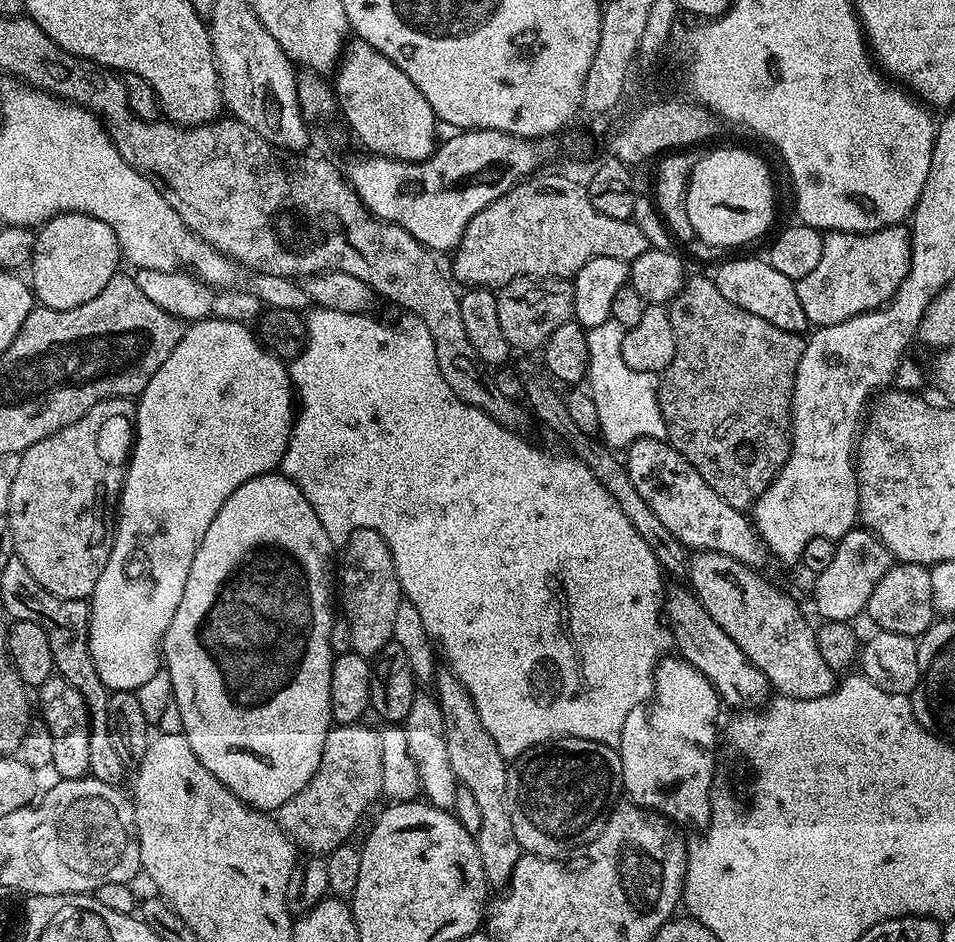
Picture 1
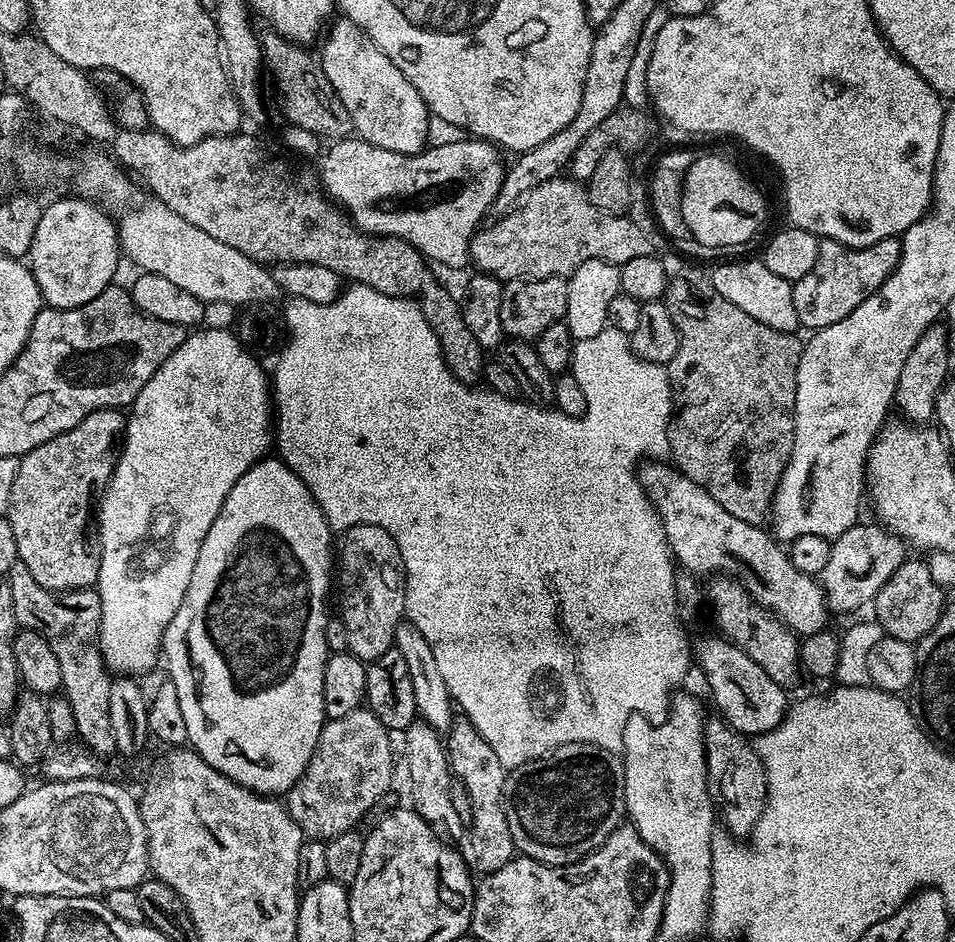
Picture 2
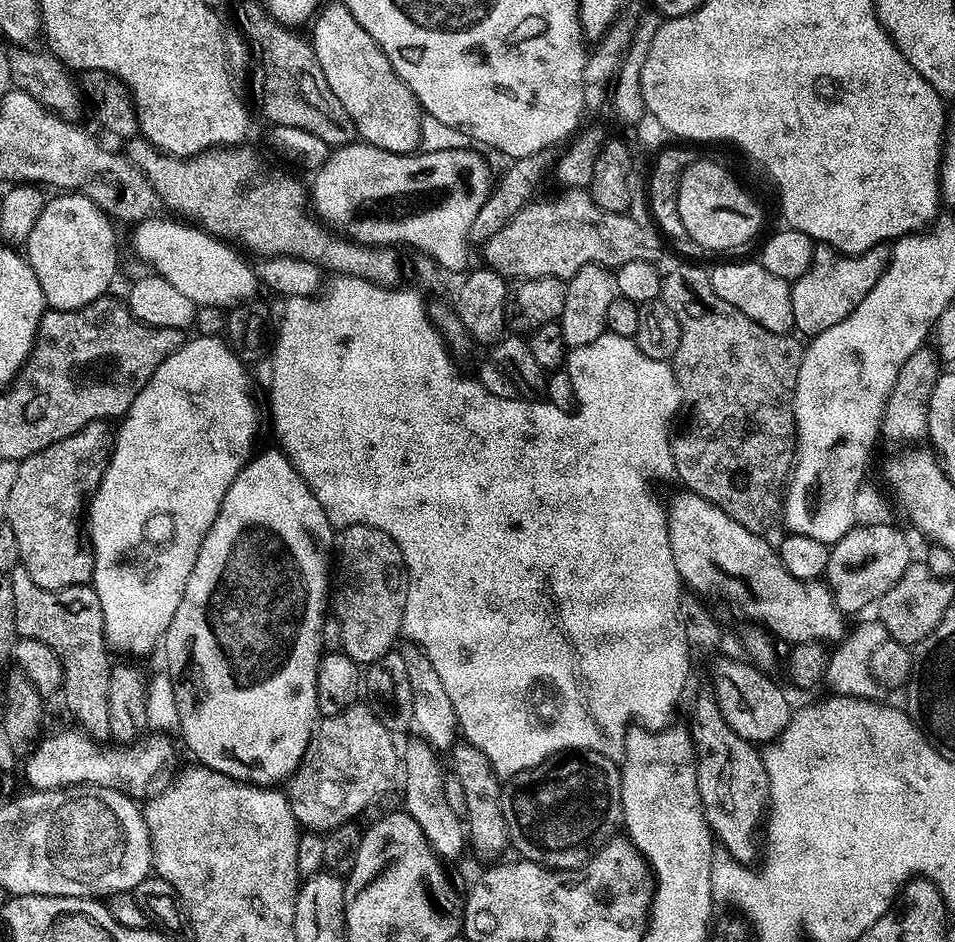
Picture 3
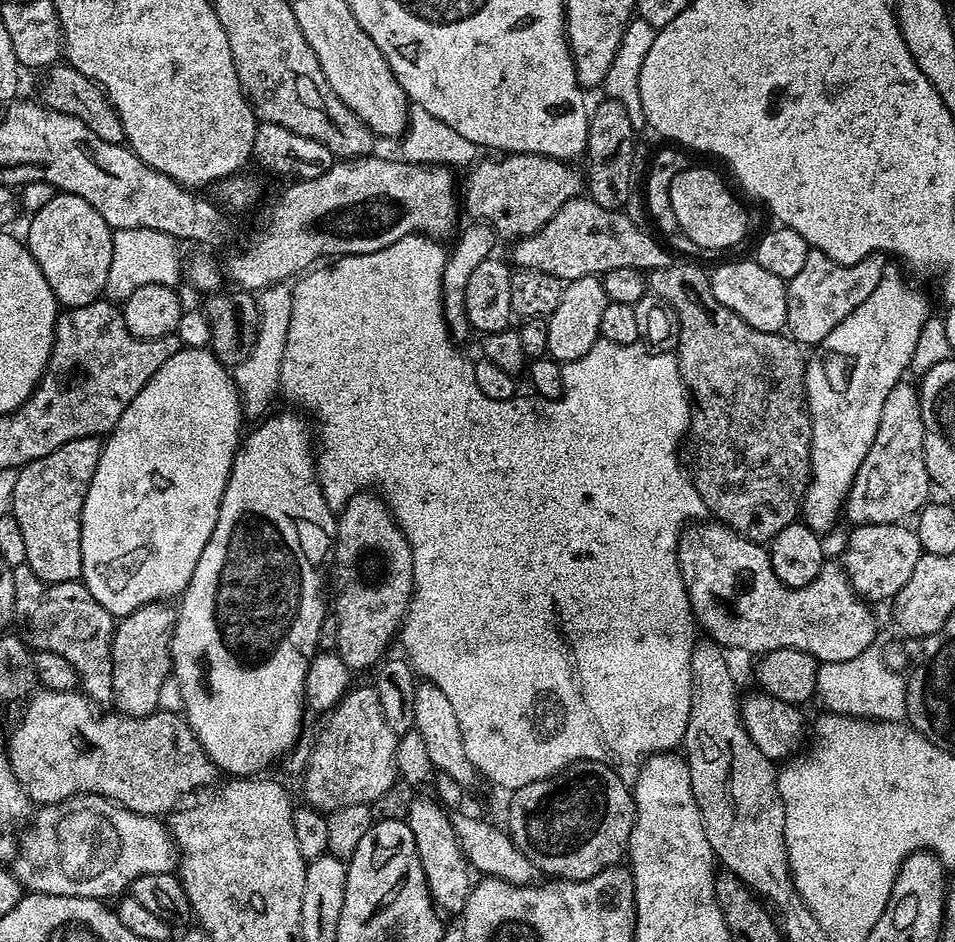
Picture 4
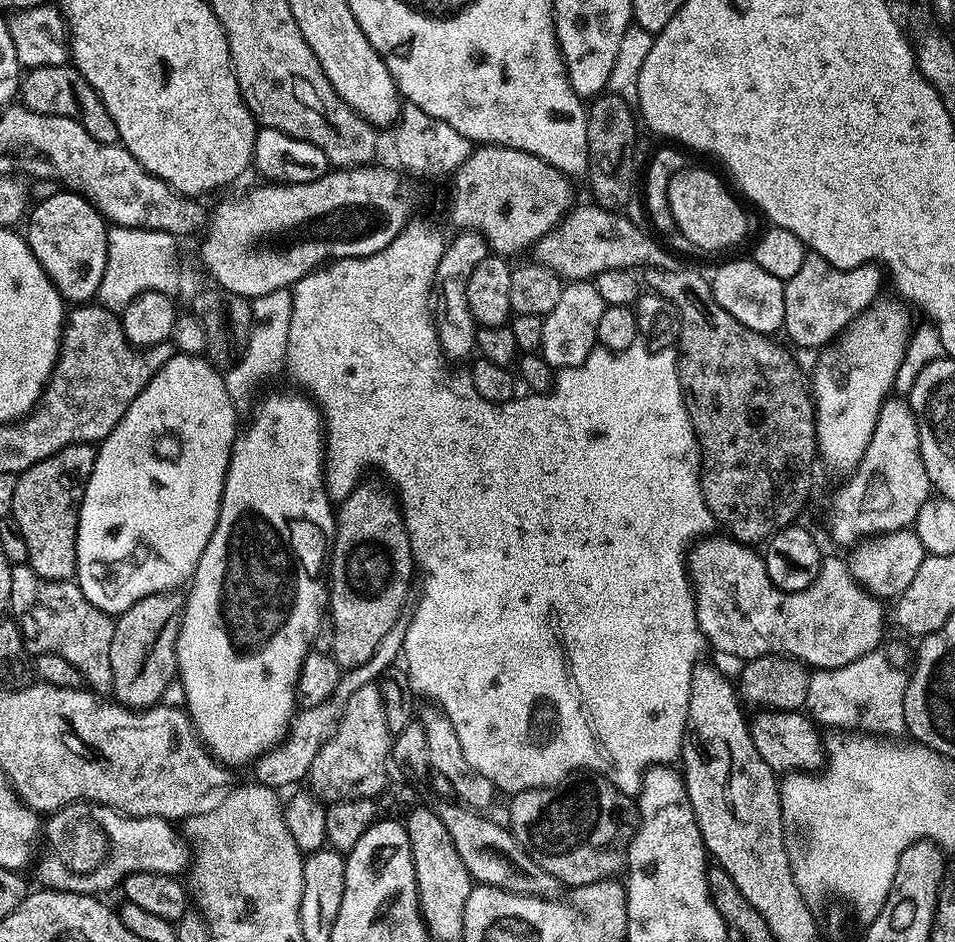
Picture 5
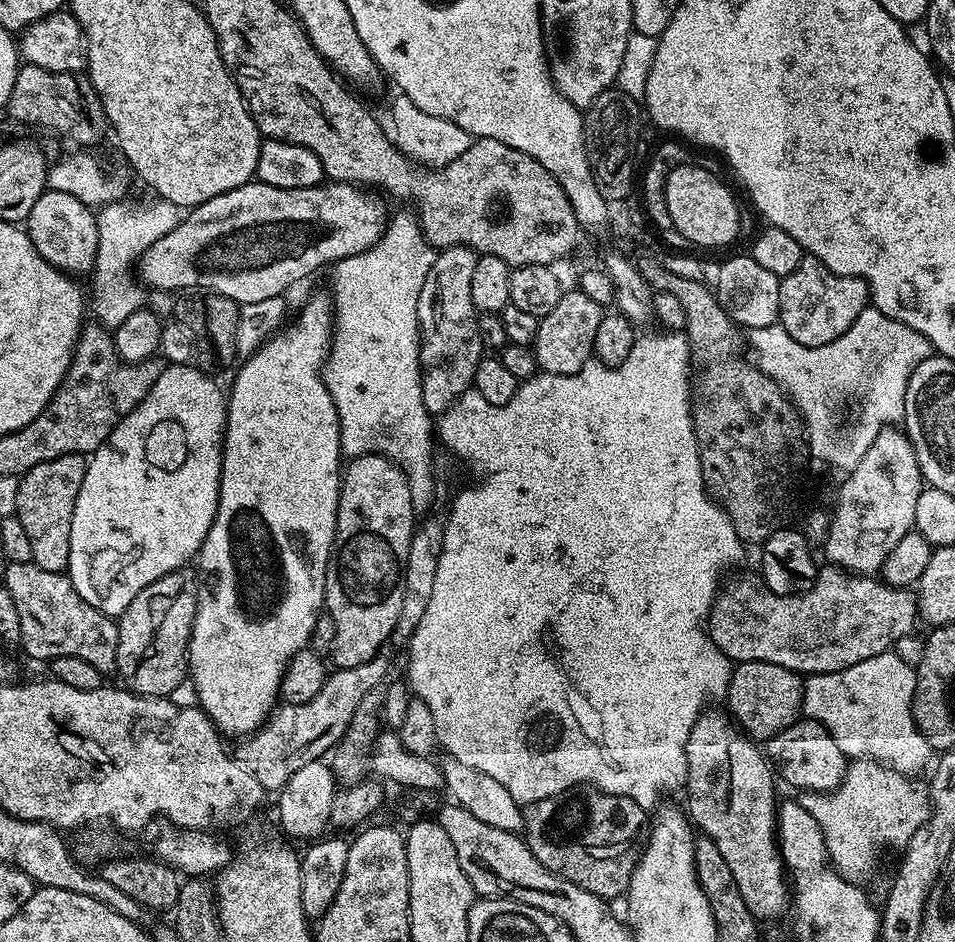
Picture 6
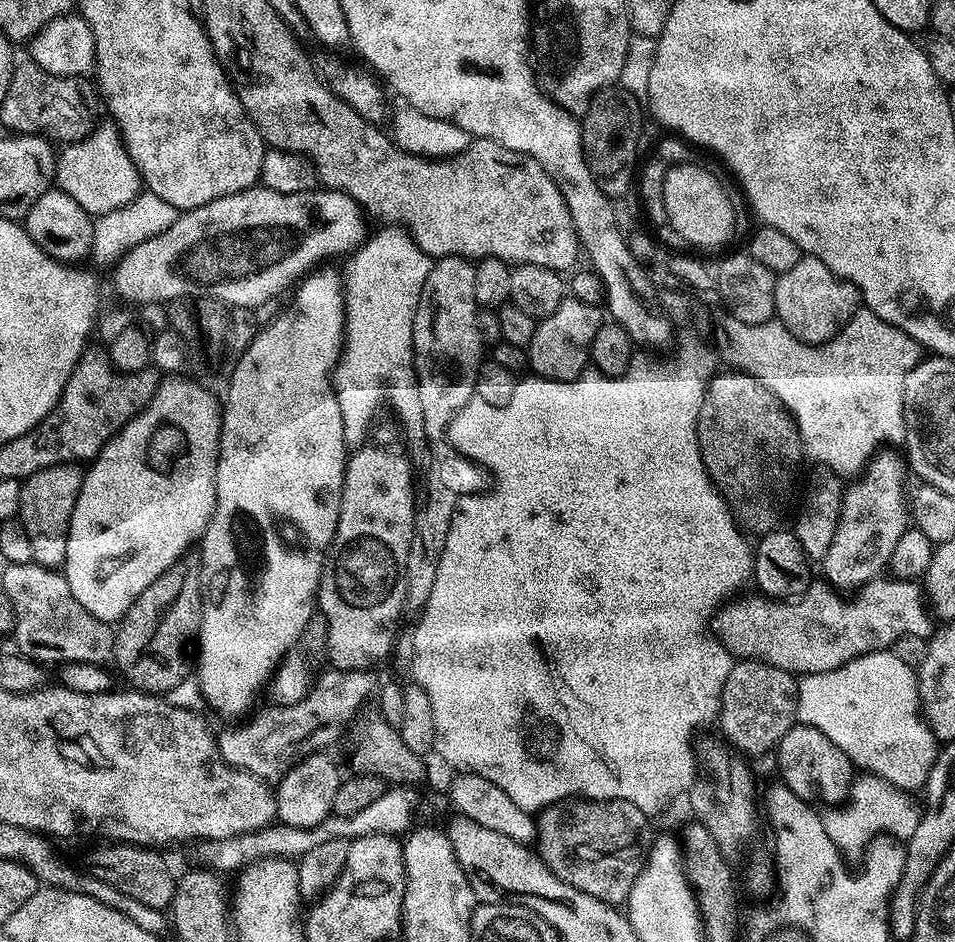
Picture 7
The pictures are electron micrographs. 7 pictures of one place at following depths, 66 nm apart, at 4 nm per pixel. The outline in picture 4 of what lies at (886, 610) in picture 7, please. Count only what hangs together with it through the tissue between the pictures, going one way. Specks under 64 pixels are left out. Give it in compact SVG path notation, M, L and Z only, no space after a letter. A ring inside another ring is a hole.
M696 522L685 527L680 533L680 545L676 553L682 582L688 591L688 601L692 603L693 617L721 648L725 650L737 648L740 652L756 652L755 654L783 648L802 650L820 664L829 664L856 658L862 650L873 645L876 620L868 609L871 607L857 596L839 563L826 562L818 578L814 578L814 582L801 588L791 588L782 583L778 574L774 574L768 557L768 548L763 543L739 536L736 531L722 523L704 523Z

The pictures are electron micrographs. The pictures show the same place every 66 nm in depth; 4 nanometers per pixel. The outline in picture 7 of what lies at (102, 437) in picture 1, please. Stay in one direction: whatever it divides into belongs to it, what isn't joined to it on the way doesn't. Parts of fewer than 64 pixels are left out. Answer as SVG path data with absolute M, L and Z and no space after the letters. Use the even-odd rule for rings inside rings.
M76 464L50 466L26 477L20 485L22 502L18 519L30 538L30 546L34 546L33 561L47 568L59 569L66 558L70 522L84 485L84 472L78 469Z

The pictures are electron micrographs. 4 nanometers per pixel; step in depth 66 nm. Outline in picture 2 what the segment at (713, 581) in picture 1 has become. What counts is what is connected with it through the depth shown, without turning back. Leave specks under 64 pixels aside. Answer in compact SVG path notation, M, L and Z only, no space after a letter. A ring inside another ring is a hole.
M716 578L712 585L707 585L706 596L712 599L712 608L716 611L716 624L721 628L723 639L733 643L737 648L754 658L774 682L782 686L789 686L796 680L796 675L801 675L800 666L800 645L795 632L784 625L783 622L773 616L767 608L760 607L751 596L744 591L743 583L732 578ZM724 631L724 632L723 632Z

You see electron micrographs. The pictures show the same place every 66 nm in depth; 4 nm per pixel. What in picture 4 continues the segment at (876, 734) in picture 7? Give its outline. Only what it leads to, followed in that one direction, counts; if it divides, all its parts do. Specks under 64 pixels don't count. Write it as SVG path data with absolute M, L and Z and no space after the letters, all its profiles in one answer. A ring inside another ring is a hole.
M876 646L862 650L856 658L846 662L820 664L816 669L815 699L820 700L821 709L838 716L858 716L861 720L903 721L906 716L906 694L908 685L899 672L890 670L882 662L880 648Z

